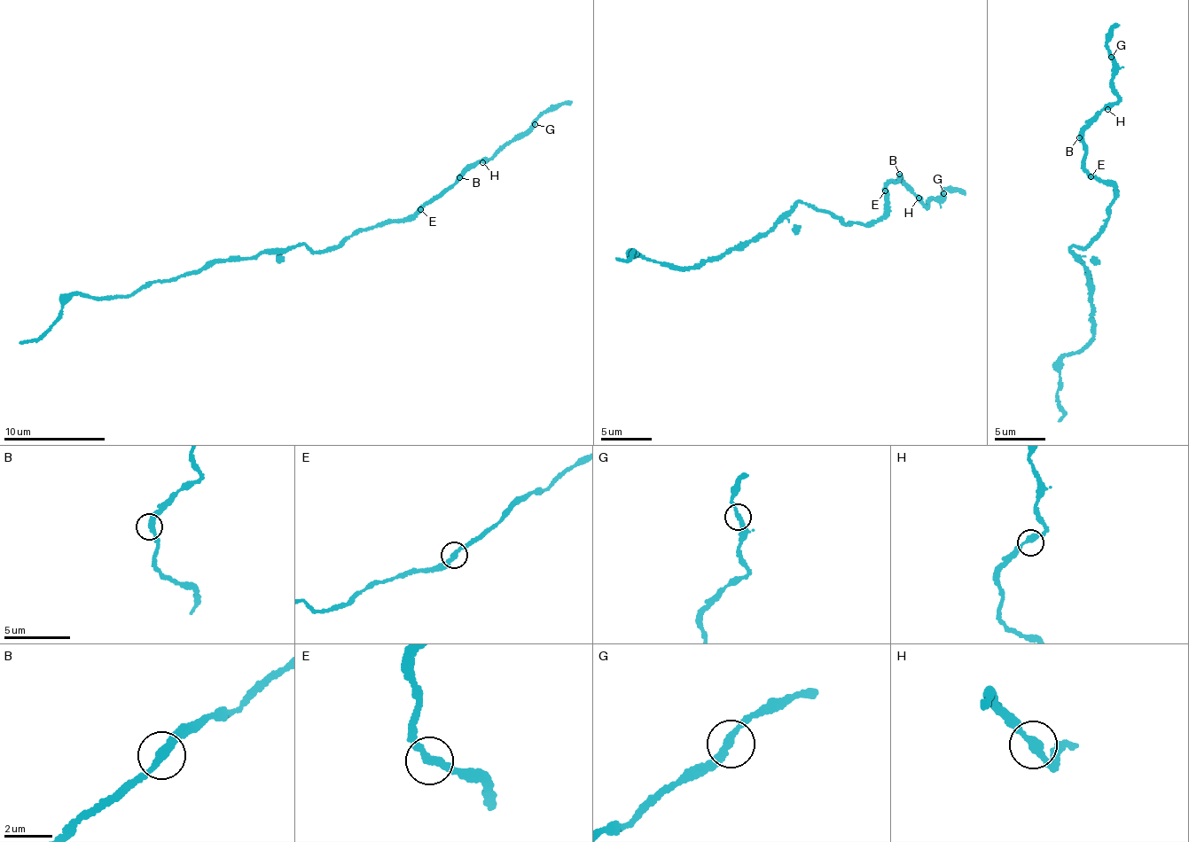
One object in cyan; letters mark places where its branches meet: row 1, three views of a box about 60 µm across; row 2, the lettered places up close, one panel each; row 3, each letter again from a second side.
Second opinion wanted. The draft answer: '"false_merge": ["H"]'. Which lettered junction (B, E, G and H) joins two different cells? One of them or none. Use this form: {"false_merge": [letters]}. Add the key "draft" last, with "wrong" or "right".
{"false_merge": [], "draft": "wrong"}

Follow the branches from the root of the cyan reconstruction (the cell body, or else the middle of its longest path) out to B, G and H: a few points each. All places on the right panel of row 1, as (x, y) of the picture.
B: (1086, 246), (1105, 226), (1117, 189), (1112, 183), (1088, 177), (1083, 160), (1086, 153), (1079, 137)
G: (1086, 246), (1105, 226), (1117, 197), (1112, 183), (1088, 177), (1083, 160), (1083, 132), (1118, 99), (1111, 57)
H: (1086, 246), (1105, 226), (1117, 197), (1112, 183), (1088, 177), (1083, 160), (1083, 132), (1107, 109)

